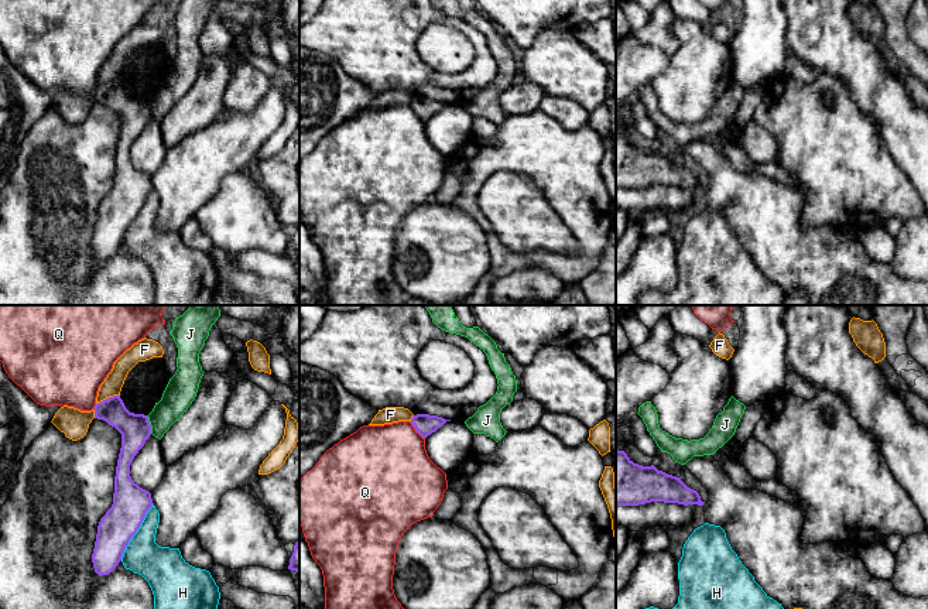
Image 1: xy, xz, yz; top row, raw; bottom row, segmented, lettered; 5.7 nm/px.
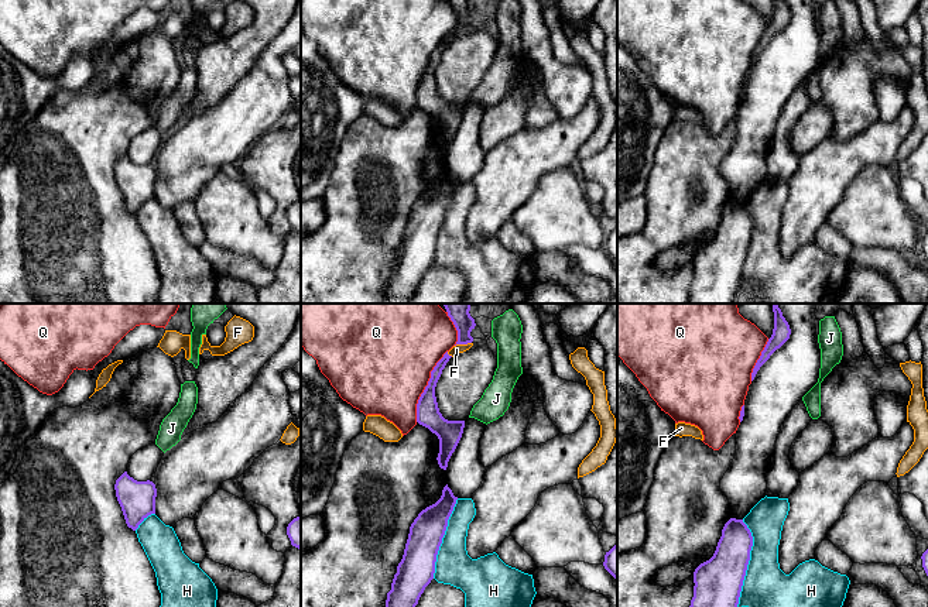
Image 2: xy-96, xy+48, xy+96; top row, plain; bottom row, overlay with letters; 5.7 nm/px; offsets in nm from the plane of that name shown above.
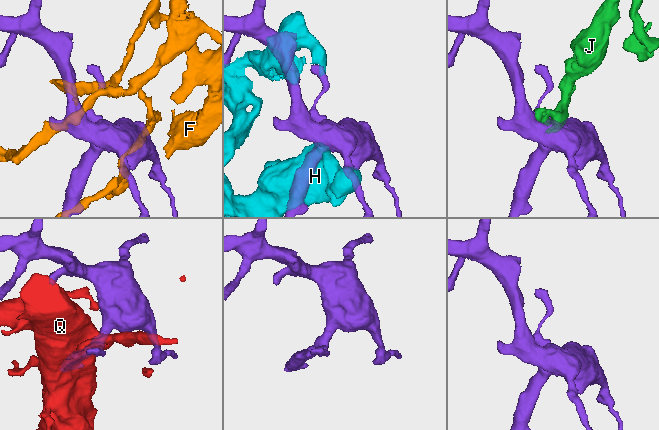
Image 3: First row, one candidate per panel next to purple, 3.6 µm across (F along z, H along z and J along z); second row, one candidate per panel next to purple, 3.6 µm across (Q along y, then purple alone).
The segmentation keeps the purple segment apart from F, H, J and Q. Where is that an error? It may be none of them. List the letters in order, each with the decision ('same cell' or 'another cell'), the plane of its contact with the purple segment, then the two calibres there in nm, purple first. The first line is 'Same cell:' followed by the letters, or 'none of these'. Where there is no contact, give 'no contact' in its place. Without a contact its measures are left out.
Same cell: none of these
F: another cell; contact in xy; calibres 170 and 110 nm
H: another cell; contact in xy; calibres 200 and 240 nm
J: another cell; contact in xy; calibres 170 and 170 nm
Q: another cell; contact in xz; calibres 120 and 460 nm

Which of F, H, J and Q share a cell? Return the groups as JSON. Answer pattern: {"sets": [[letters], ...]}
{"sets": [["F"], ["H"], ["J"], ["Q"]]}

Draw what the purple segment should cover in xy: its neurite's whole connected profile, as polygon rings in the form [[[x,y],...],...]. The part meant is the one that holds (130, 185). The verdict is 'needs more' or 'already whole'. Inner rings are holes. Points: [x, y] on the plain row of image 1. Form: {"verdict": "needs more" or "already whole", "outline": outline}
{"verdict": "already whole", "outline": [[[120,79],[97,86],[95,102],[106,105],[121,117],[113,188],[99,205],[92,237],[95,256],[102,260],[119,249],[131,220],[154,188],[151,177],[130,160],[130,148],[150,122],[151,109],[147,99],[130,96]]]}

